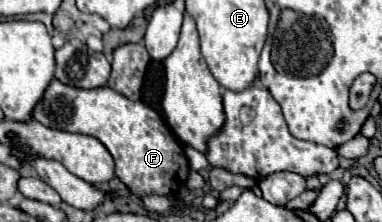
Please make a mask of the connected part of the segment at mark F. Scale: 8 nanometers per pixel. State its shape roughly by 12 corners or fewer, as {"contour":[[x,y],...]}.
{"contour":[[53,79],[31,117],[99,139],[133,195],[175,195],[189,163],[163,117],[107,85]]}

